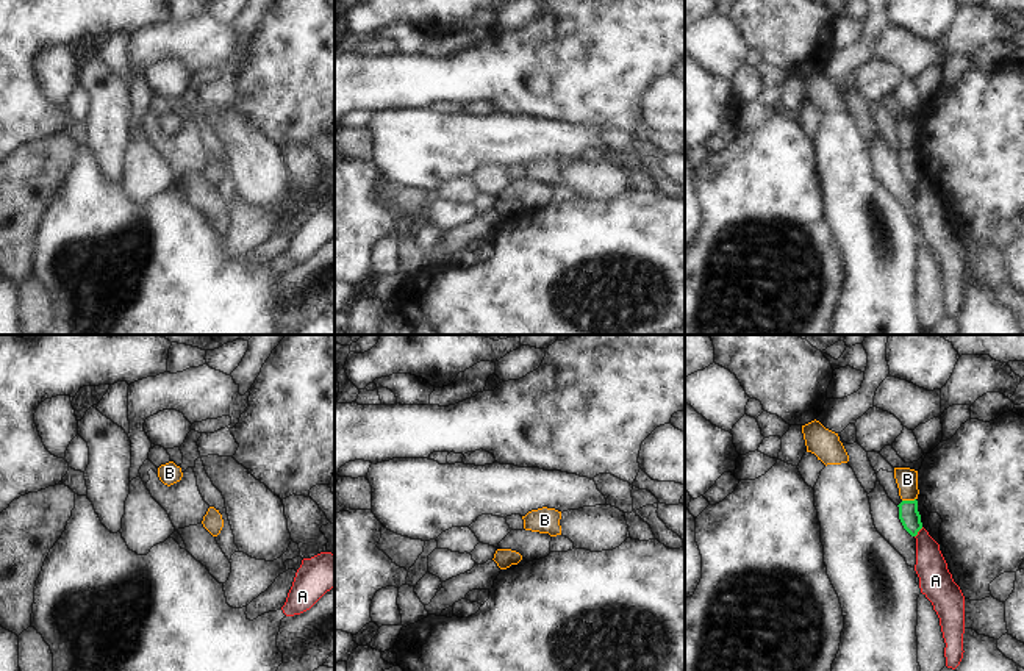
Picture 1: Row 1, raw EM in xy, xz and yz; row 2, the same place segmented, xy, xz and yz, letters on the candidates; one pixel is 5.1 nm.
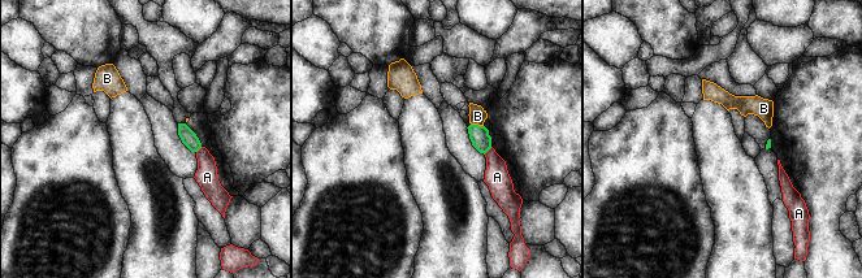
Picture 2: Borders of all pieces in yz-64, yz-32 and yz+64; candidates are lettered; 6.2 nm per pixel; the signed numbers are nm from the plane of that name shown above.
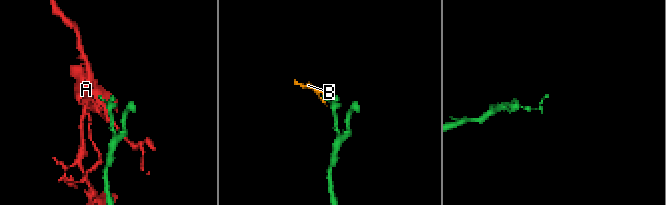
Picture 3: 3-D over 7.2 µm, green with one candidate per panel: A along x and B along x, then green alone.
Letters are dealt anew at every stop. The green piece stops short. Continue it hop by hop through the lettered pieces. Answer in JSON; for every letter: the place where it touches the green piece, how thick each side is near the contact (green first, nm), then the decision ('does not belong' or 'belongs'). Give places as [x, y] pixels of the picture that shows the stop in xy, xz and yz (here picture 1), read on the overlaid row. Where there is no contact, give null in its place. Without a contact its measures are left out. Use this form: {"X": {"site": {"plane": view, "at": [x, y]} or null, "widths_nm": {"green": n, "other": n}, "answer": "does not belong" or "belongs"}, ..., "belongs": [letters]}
{"A": {"site": {"plane": "yz", "at": [918, 531]}, "widths_nm": {"green": 110, "other": 160}, "answer": "does not belong"}, "B": {"site": {"plane": "yz", "at": [909, 501]}, "widths_nm": {"green": 110, "other": 110}, "answer": "does not belong"}, "belongs": []}

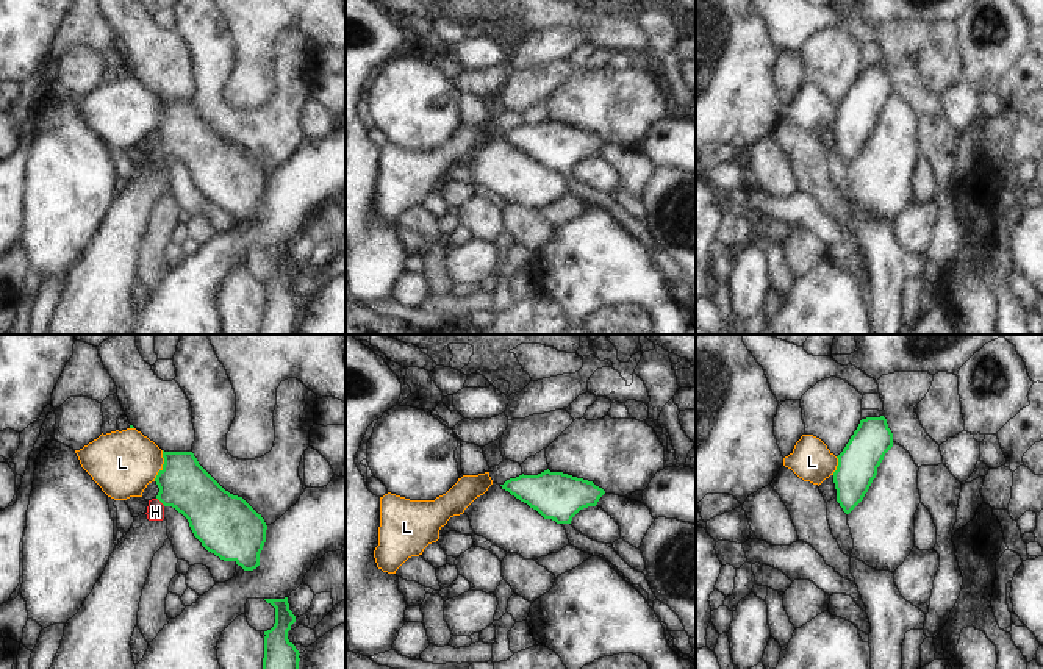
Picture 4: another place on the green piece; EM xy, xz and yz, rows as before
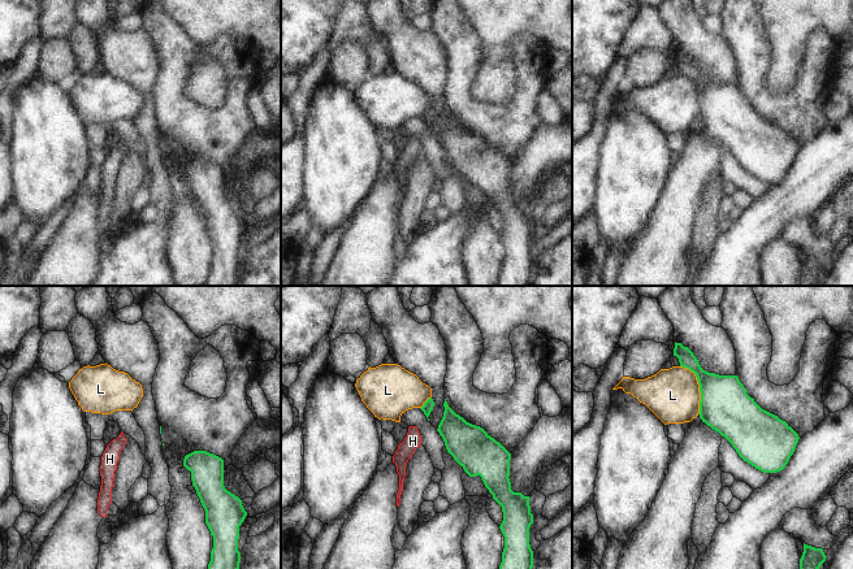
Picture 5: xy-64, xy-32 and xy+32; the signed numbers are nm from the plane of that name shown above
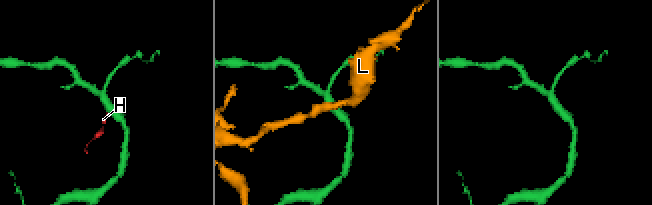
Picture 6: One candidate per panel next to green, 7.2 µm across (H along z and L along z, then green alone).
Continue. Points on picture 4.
{"H": {"site": {"plane": "xy", "at": [161, 502]}, "widths_nm": {"green": 260, "other": 100}, "answer": "belongs"}, "L": {"site": {"plane": "xy", "at": [163, 466]}, "widths_nm": {"green": 260, "other": 340}, "answer": "does not belong"}, "belongs": ["H"]}

